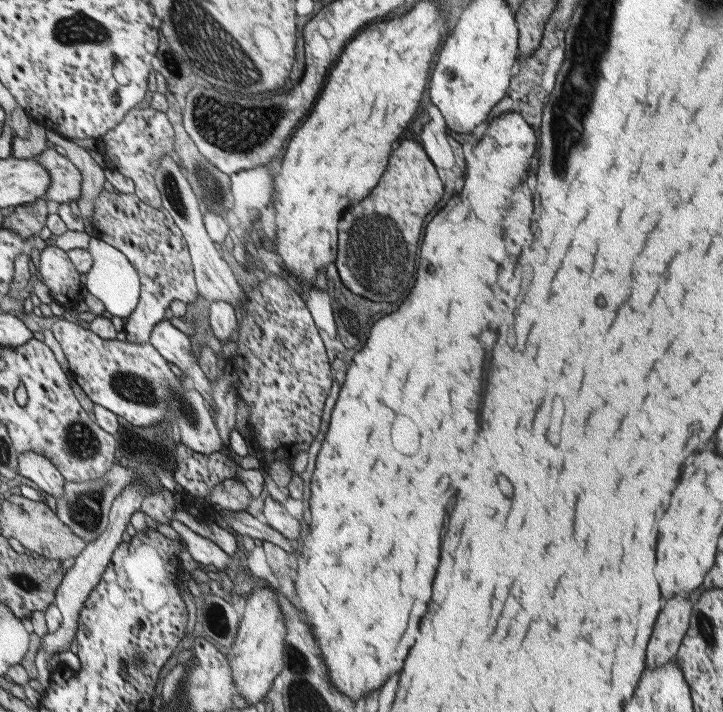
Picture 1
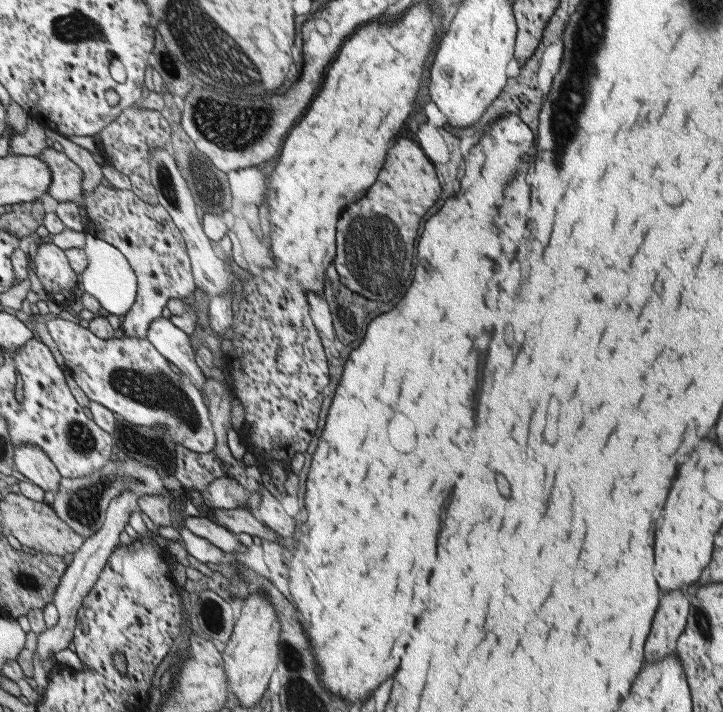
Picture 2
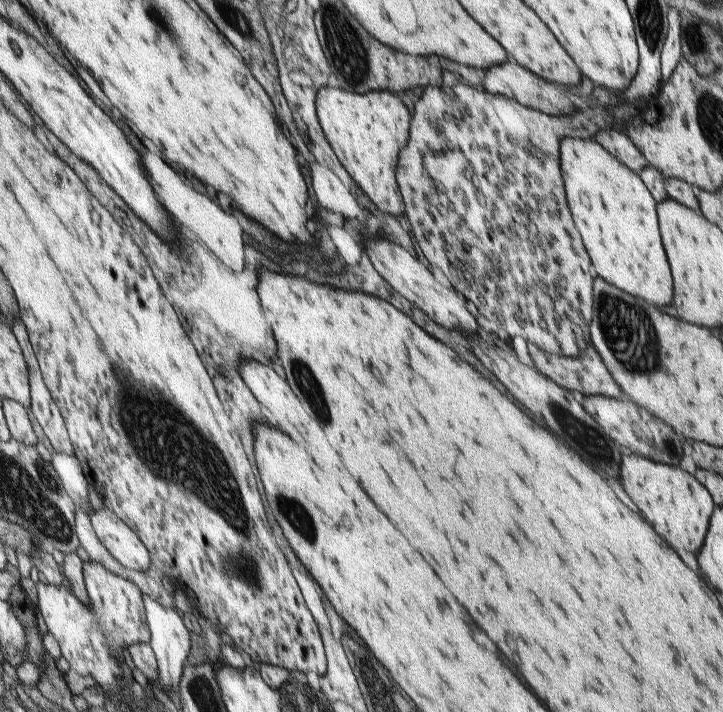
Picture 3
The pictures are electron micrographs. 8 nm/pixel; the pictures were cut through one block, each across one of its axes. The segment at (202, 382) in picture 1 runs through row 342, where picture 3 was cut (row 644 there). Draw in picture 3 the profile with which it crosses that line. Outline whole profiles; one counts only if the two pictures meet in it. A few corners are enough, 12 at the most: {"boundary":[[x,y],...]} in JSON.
{"boundary":[[146,599],[160,682],[181,693],[192,654],[184,617]]}

